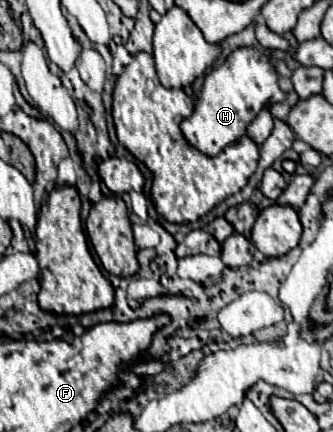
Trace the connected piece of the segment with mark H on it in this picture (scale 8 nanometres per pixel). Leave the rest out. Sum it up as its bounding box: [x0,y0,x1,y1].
[180,47,286,157]

